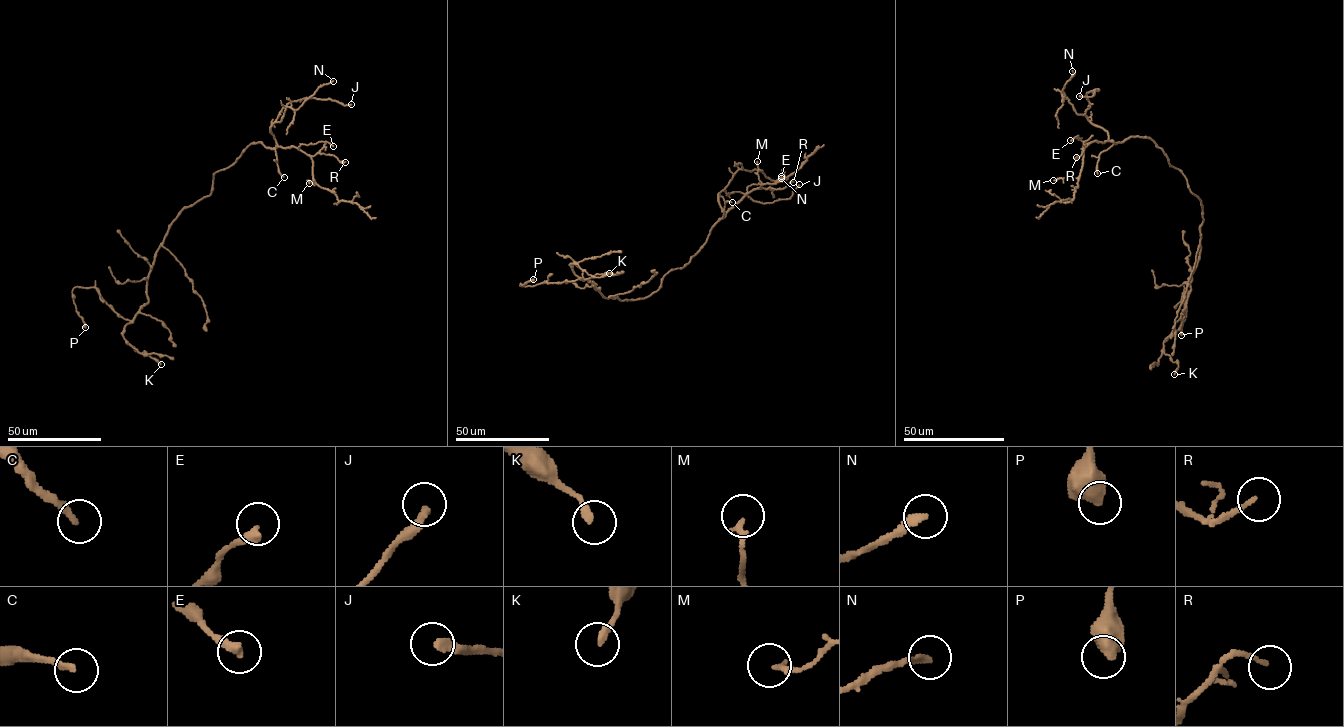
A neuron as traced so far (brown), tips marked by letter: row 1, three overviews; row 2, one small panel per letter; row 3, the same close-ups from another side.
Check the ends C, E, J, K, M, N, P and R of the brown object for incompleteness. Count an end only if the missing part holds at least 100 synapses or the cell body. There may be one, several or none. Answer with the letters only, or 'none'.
C

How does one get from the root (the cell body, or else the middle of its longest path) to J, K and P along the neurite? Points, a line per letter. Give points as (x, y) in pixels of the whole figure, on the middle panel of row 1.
J: (658, 289), (663, 277), (686, 265), (724, 216), (718, 201), (722, 191), (769, 203), (788, 199), (799, 184)
K: (658, 289), (636, 299), (606, 298), (594, 288), (595, 284), (581, 279), (570, 263), (595, 277), (609, 273)
P: (658, 289), (644, 298), (621, 300), (605, 297), (594, 288), (596, 284), (587, 279), (520, 286), (533, 279)

